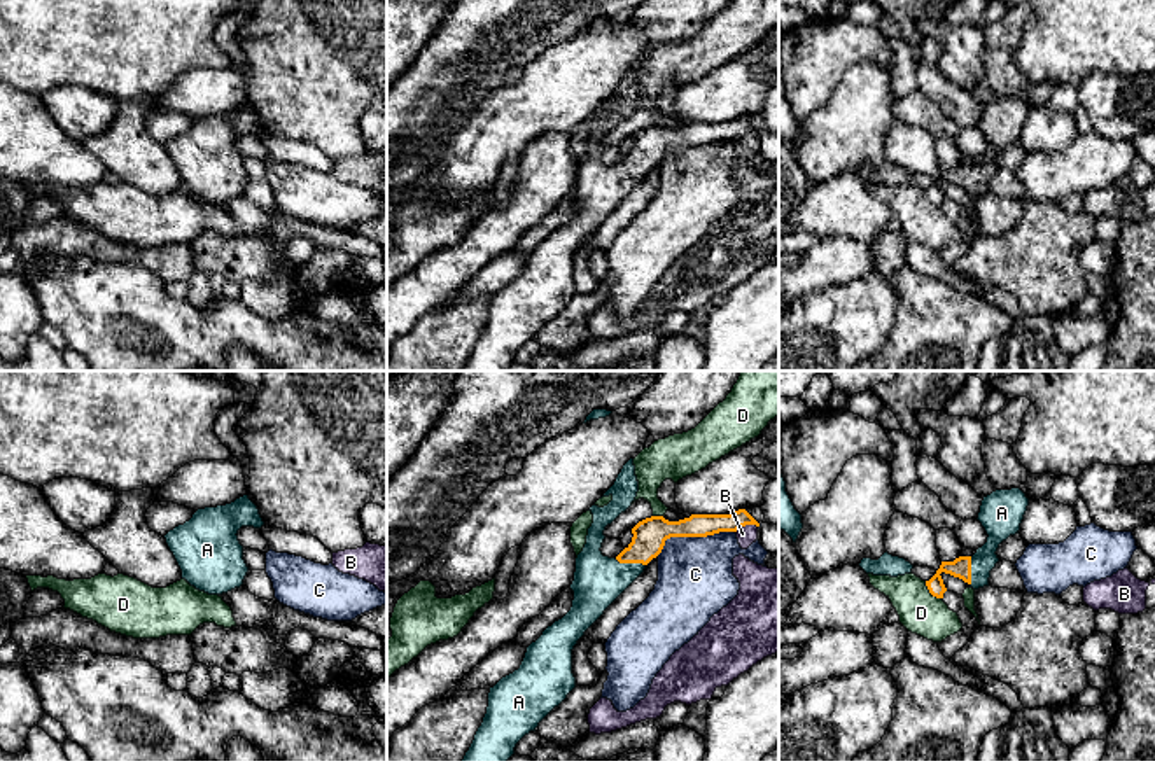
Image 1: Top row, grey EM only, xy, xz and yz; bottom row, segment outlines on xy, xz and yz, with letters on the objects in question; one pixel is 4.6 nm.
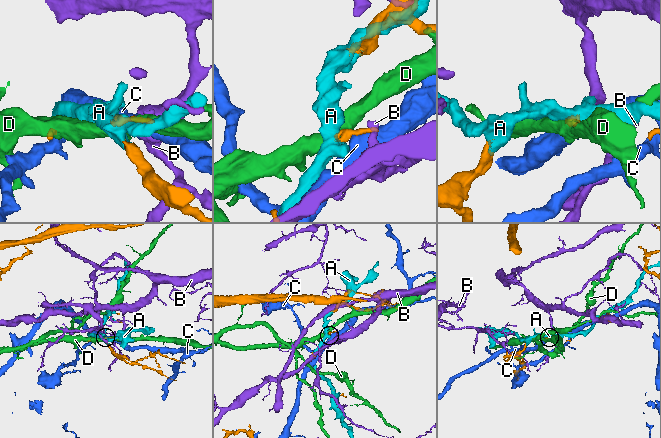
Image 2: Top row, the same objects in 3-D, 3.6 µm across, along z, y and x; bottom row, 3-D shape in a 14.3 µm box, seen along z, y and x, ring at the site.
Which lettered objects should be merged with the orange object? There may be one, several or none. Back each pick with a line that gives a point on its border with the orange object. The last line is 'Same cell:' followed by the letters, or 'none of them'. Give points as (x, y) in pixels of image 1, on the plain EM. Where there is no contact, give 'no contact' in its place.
A: meets orange in xz at (630, 170)
Same cell: A

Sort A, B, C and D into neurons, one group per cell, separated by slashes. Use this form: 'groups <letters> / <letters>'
groups A / B / C / D

